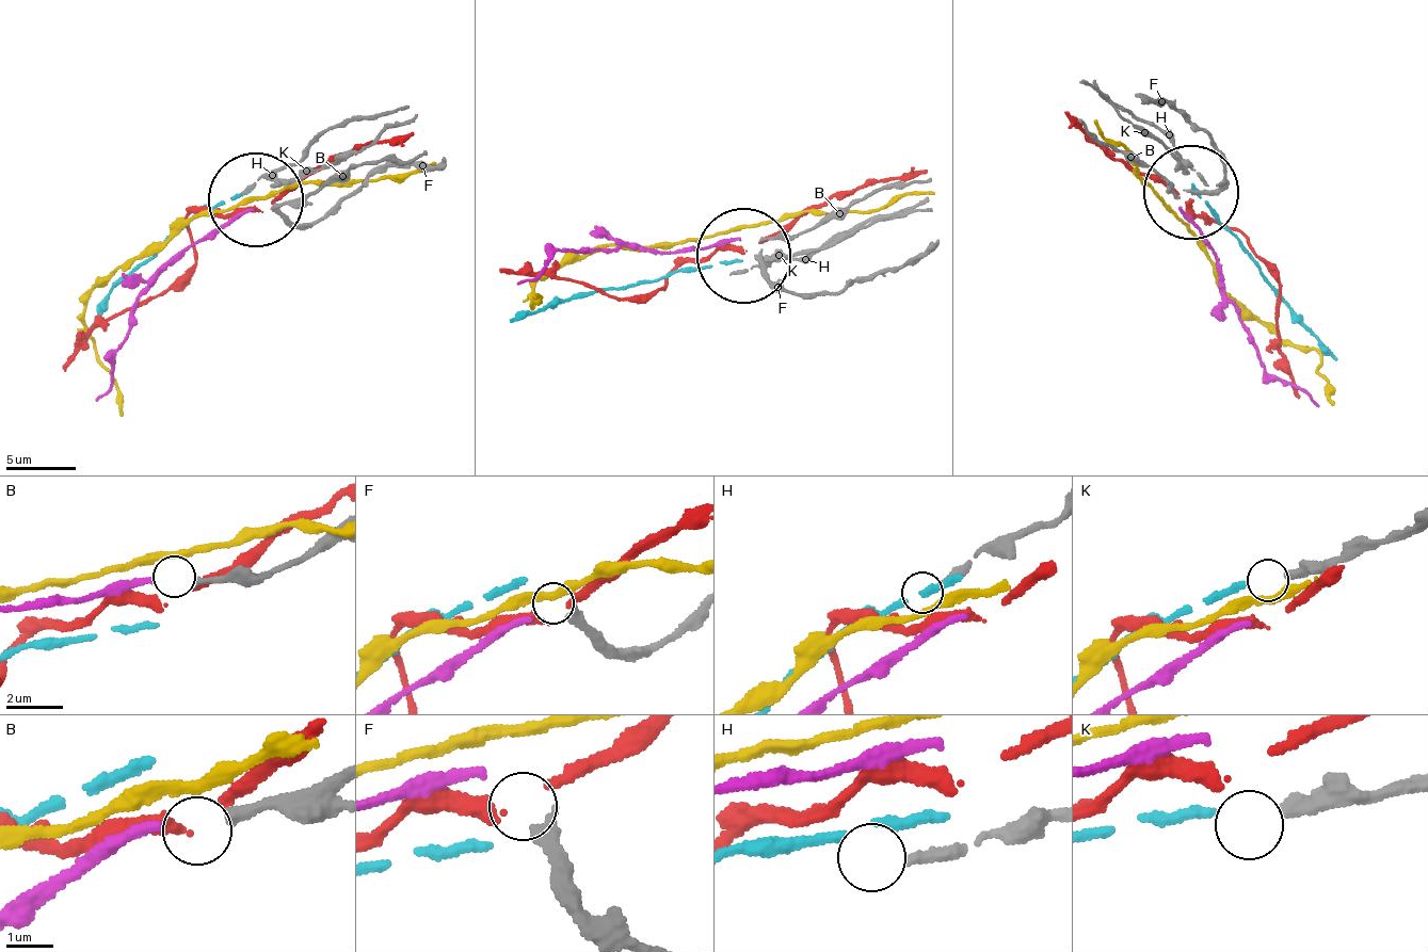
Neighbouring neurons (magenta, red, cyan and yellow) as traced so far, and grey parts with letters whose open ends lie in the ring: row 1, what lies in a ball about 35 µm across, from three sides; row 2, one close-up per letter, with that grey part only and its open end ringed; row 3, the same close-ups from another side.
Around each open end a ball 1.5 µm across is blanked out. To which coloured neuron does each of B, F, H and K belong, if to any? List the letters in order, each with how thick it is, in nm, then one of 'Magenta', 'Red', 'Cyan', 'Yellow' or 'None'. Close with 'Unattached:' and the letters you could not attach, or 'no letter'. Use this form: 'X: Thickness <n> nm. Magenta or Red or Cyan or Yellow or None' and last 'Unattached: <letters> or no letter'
B: Thickness 240 nm. Magenta
F: Thickness 280 nm. None
H: Thickness 240 nm. None
K: Thickness 340 nm. Cyan
Unattached: F, H

